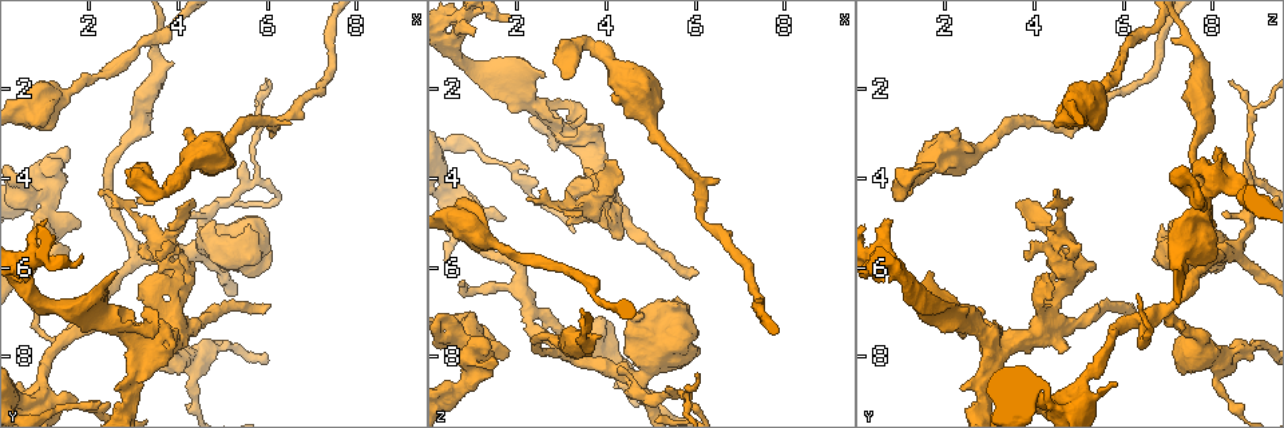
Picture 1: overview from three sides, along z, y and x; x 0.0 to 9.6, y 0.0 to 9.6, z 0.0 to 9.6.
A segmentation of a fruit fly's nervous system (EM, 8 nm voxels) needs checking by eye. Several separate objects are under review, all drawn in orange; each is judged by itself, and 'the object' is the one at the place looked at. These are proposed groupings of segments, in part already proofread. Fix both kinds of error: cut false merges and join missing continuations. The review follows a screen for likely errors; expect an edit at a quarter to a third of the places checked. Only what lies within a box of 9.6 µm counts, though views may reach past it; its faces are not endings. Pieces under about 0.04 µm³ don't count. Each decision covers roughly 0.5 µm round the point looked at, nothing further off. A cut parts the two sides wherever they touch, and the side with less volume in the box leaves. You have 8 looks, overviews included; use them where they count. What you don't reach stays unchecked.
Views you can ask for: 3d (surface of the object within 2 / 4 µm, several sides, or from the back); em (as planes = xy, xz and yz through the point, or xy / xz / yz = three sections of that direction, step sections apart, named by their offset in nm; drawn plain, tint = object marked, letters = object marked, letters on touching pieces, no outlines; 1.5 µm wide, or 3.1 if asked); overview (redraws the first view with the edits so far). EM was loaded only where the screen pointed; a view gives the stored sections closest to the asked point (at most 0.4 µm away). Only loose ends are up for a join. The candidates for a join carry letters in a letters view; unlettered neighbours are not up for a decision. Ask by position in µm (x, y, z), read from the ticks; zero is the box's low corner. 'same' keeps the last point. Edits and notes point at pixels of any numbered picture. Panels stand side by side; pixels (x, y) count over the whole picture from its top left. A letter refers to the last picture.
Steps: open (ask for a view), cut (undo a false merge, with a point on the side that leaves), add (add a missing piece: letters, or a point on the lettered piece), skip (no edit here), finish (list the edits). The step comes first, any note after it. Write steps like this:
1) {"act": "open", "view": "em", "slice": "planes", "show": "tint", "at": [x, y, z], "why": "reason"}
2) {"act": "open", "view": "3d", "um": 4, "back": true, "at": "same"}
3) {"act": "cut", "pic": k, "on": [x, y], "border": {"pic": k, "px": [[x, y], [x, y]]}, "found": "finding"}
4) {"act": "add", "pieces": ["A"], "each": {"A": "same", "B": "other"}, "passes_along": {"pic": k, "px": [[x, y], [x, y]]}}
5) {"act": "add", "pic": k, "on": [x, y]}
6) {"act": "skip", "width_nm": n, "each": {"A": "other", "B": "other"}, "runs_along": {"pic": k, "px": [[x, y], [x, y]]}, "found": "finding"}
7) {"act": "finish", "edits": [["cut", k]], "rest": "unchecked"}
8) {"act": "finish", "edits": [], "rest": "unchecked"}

{"act": "open", "view": "em", "slice": "planes", "show": "letters", "at": [6.45, 2.75, 4.00], "why": "branch stops here"}

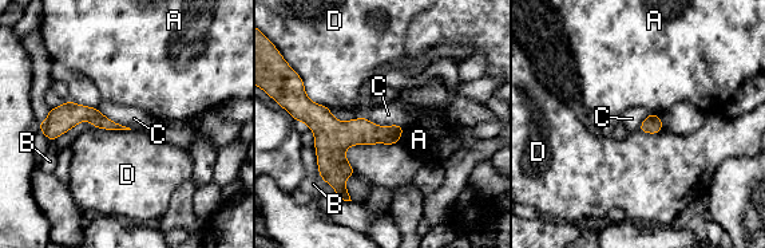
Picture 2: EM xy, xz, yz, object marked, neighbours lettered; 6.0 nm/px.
{"act": "skip", "each": {"A": "other", "B": "other", "C": "other", "D": "other"}, "found": "none of them fits"}

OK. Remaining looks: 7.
{"act": "open", "view": "3d", "um": 2, "at": [3.25, 6.65, 4.45], "why": "branch stops here"}

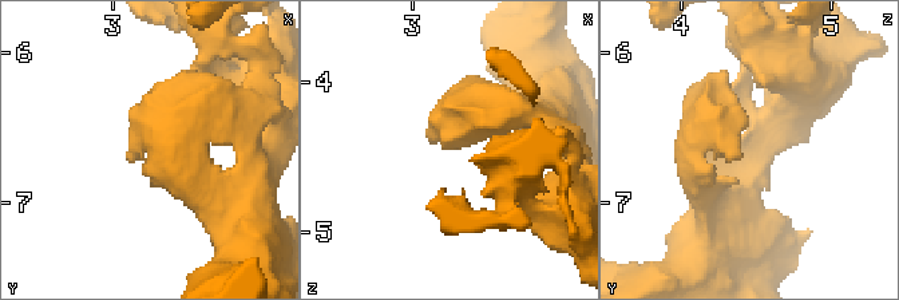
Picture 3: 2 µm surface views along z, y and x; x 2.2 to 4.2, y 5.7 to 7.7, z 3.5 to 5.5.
{"act": "open", "view": "em", "slice": "xz", "step": 4, "show": "tint", "at": [3.18, 6.64, 4.38], "why": "need the tissue"}

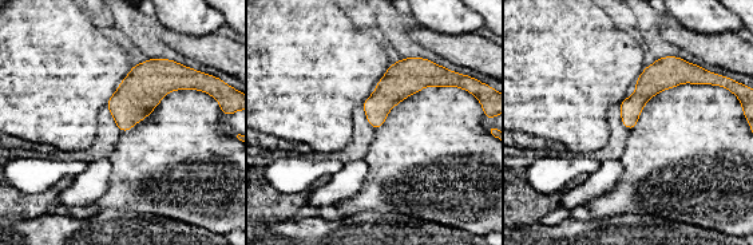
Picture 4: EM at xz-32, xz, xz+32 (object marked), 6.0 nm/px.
{"act": "open", "view": "em", "slice": "planes", "show": "letters", "at": "same"}

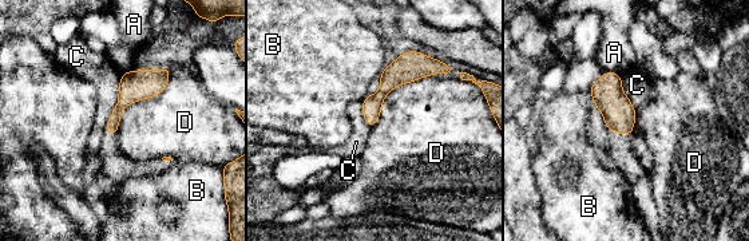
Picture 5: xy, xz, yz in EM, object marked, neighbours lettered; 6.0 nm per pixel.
{"act": "skip", "each": {"A": "other", "B": "other", "C": "other", "D": "other"}, "border": {"pic": 5, "px": [[169, 66], [115, 134]]}, "found": "no lettered piece goes on from it"}

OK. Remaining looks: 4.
{"act": "open", "view": "3d", "um": 4, "at": [6.05, 6.85, 6.05], "why": "free end"}

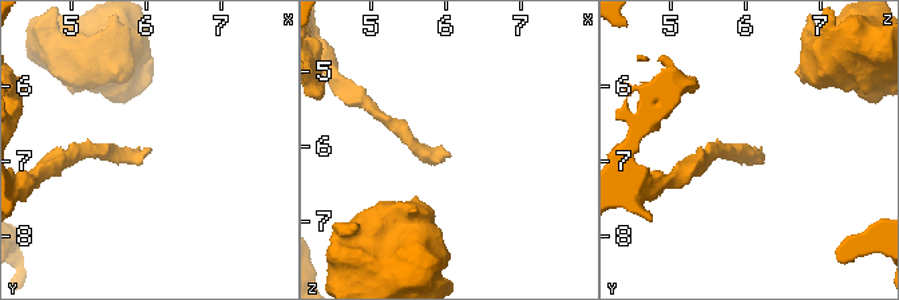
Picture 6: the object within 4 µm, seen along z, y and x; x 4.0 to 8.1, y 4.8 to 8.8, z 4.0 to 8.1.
{"act": "open", "view": "em", "slice": "xy", "step": 4, "show": "tint", "at": [6.00, 6.85, 6.05]}

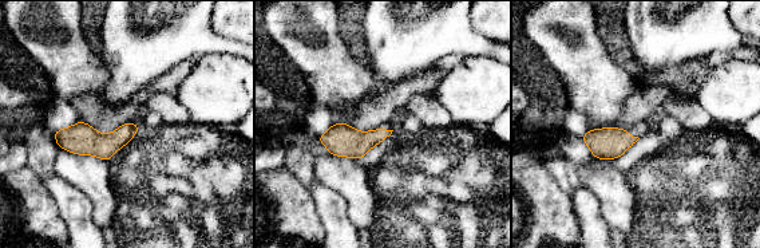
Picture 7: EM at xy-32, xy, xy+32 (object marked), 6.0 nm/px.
{"act": "open", "view": "em", "slice": "planes", "show": "letters", "at": "same", "why": "another direction"}

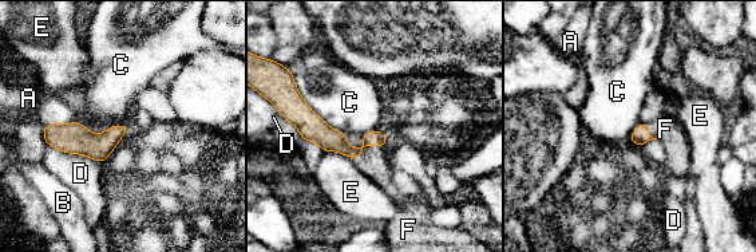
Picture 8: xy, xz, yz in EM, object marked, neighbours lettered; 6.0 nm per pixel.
{"act": "add", "pieces": ["F"], "width_nm": 100, "each": {"A": "other", "B": "other", "C": "other", "D": "other", "E": "other", "F": "same"}, "found": "the neuron continues"}

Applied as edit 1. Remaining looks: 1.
{"act": "finish", "edits": [["add", 8]], "rest": "unchecked"}

